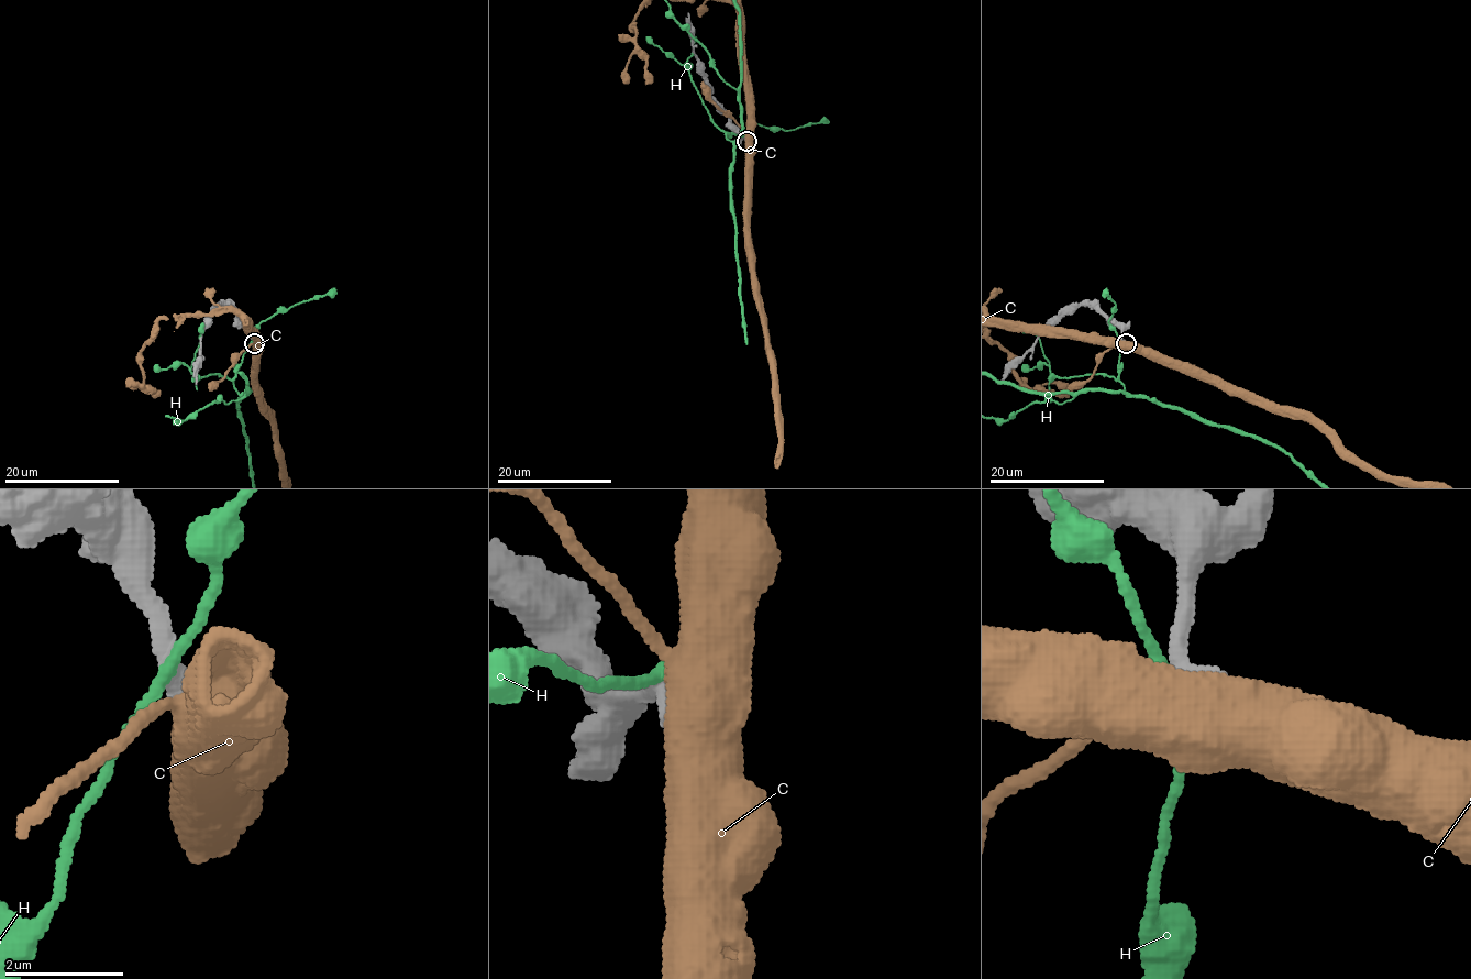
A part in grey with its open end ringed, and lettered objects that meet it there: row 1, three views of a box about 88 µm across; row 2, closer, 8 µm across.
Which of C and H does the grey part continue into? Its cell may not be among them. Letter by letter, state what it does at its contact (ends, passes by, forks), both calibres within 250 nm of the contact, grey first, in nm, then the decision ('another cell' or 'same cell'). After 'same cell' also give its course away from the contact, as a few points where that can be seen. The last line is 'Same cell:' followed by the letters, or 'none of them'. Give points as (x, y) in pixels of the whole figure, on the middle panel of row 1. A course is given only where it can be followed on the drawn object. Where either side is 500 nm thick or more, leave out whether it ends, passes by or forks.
C: calibres 440 and 600 nm; same cell
H: calibres 500 and 170 nm; another cell
Same cell: C

